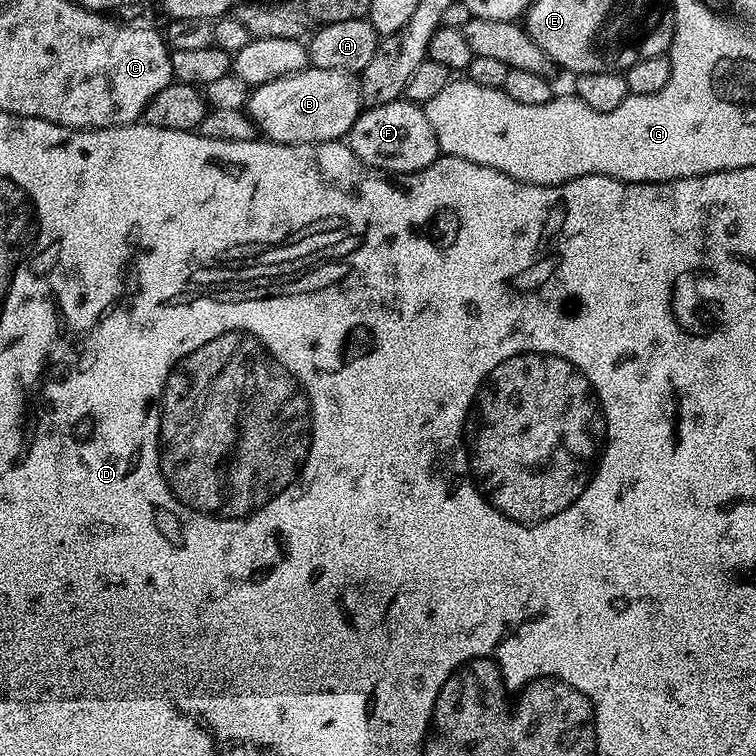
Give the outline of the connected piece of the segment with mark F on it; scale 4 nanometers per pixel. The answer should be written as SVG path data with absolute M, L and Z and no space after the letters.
M407 98L365 107L348 131L346 143L363 164L383 172L421 172L442 155L430 118L421 105Z

